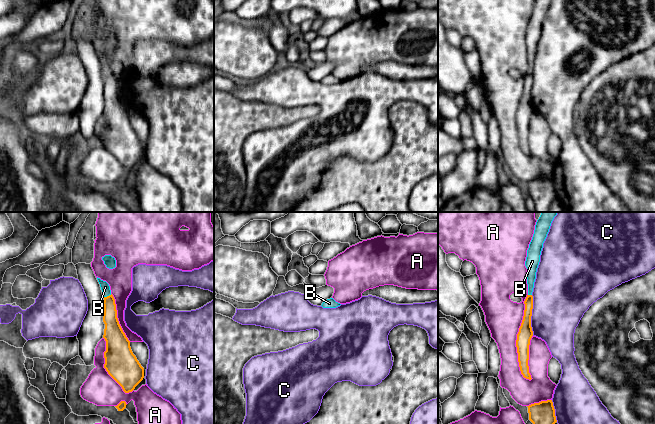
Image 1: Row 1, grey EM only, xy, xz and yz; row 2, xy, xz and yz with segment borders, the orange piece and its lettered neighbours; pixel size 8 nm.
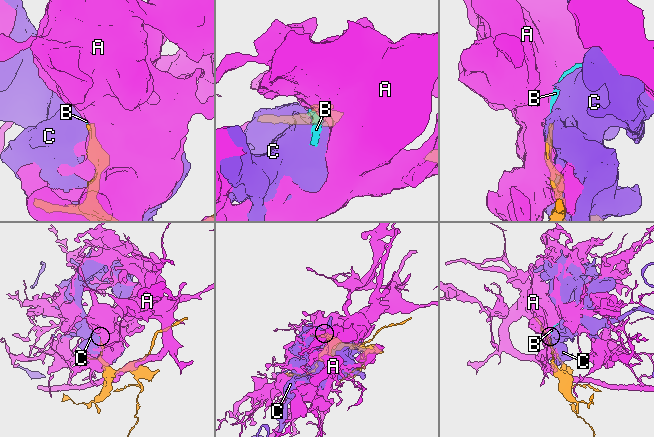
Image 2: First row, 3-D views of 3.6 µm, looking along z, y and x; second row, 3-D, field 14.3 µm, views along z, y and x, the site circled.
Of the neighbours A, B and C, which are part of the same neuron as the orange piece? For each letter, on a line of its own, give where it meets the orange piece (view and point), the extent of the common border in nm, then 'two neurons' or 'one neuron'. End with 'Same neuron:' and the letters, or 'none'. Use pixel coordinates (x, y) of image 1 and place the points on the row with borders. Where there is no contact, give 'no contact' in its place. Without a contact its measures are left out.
A: yz (517, 339) | 700 nm | two neurons
B: xy (107, 296) | 70 nm | one neuron
C: yz (531, 315) | 320 nm | two neurons
Same neuron: B

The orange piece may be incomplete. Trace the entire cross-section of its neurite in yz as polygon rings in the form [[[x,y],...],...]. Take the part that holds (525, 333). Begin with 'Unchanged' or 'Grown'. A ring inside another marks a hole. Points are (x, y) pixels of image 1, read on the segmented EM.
Grown. [[[541,212],[536,222],[534,234],[527,250],[525,266],[527,268],[528,295],[524,301],[524,316],[517,334],[516,347],[518,353],[518,362],[521,374],[524,378],[531,380],[529,373],[529,345],[533,336],[531,327],[531,316],[533,309],[533,288],[536,279],[536,272],[540,262],[540,255],[543,243],[549,232],[551,223],[558,212]]]

